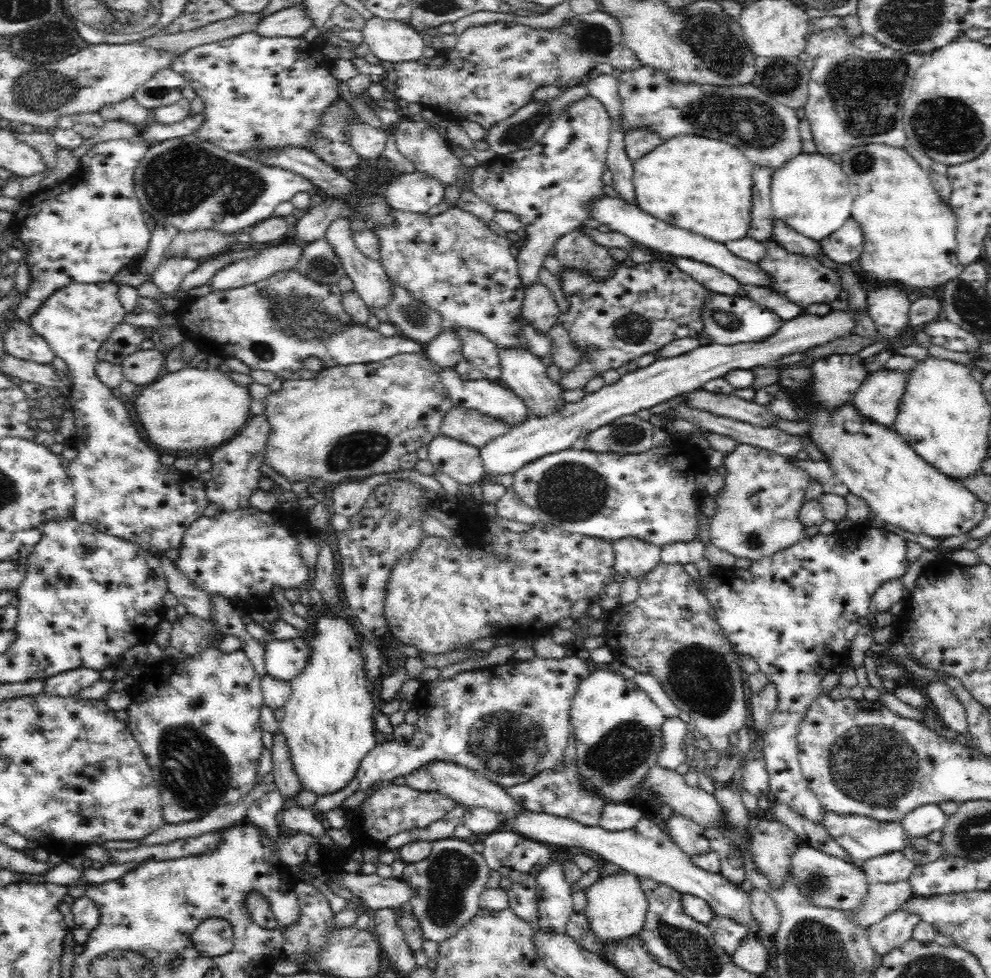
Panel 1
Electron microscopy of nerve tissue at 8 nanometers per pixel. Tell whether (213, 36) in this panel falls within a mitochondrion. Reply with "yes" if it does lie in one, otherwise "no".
no

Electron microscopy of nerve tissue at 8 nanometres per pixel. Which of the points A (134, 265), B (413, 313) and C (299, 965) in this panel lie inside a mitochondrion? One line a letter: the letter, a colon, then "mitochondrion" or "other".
A: other
B: mitochondrion
C: other

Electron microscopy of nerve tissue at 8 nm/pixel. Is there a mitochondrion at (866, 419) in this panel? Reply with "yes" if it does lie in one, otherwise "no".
no

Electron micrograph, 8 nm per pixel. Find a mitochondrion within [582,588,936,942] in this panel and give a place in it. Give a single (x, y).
(874, 763)

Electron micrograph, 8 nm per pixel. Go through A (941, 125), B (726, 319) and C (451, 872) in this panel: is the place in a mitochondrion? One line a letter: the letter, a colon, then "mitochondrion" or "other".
A: mitochondrion
B: mitochondrion
C: mitochondrion

